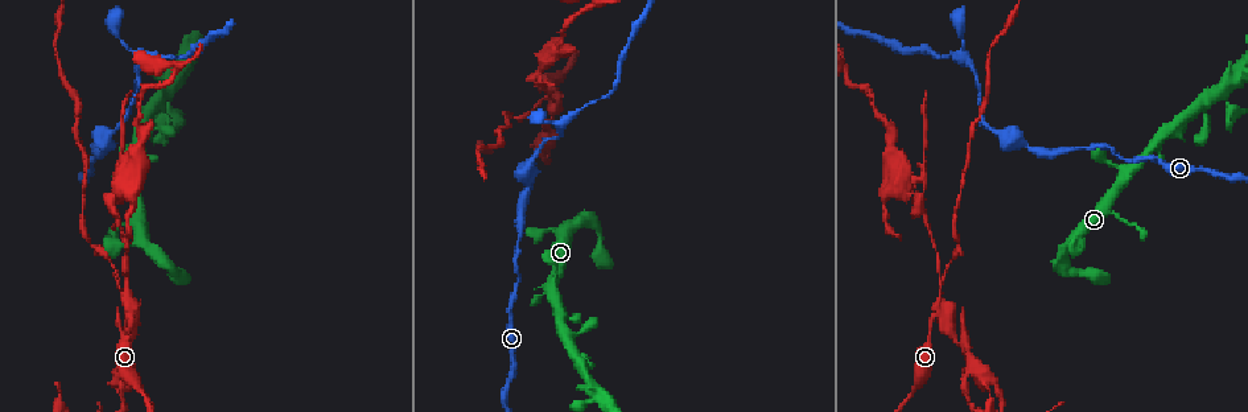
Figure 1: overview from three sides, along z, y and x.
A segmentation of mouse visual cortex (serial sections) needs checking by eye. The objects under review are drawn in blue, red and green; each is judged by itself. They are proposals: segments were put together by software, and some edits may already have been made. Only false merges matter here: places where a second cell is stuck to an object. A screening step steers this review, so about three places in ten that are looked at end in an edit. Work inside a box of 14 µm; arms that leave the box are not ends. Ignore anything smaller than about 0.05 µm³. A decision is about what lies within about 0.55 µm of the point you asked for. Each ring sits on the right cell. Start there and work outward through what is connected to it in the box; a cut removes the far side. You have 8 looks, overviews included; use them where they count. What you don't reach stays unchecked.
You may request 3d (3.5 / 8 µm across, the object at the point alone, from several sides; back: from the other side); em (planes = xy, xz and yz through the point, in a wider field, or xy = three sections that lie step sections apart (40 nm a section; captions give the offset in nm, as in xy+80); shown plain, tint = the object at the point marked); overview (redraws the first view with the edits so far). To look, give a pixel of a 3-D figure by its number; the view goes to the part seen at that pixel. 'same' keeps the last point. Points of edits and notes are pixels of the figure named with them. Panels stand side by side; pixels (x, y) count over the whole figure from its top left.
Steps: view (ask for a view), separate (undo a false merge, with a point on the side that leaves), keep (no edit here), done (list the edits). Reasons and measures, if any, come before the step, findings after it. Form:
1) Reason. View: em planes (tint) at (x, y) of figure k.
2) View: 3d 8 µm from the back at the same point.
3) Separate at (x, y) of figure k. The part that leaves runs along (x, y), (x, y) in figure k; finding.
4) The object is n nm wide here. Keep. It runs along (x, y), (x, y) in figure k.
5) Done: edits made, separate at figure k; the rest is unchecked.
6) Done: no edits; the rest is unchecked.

Three arms meet. View: 3d 3.5 µm at (937, 309) of figure 1.

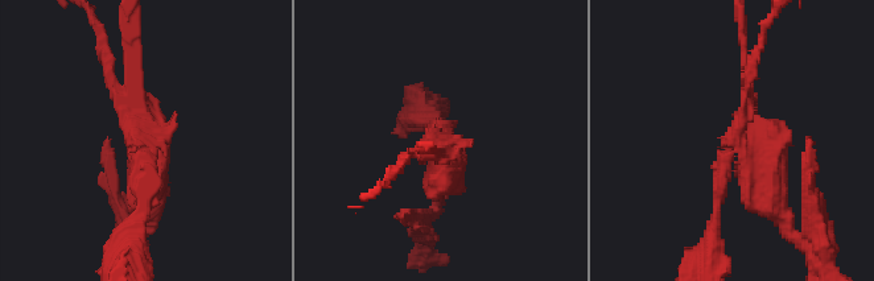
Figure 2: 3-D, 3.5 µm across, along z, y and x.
View: em xy step 3 (tint) at (150, 138) of figure 2.

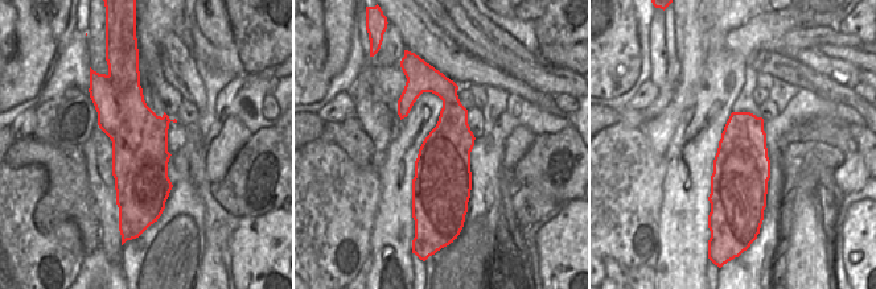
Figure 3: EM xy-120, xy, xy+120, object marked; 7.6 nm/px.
3 arms meet here; the arms are 150, 150, 450 nm wide. Separate at (783, 158) of figure 2. The part that leaves runs along (131, 95), (131, 31) in figure 2; two cells meet here.

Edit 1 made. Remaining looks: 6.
View: overview.

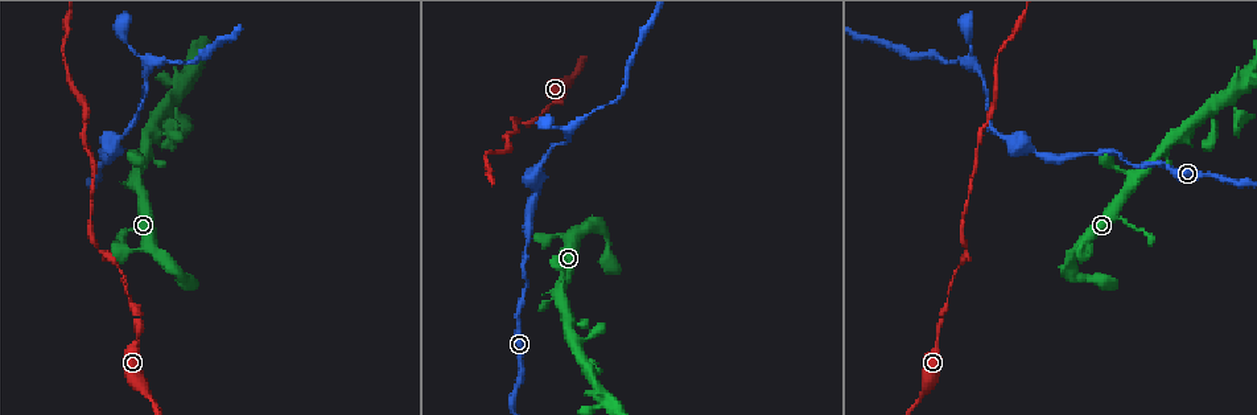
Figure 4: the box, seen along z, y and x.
Sharp bend. View: 3d 3.5 µm at (562, 286) of figure 4.

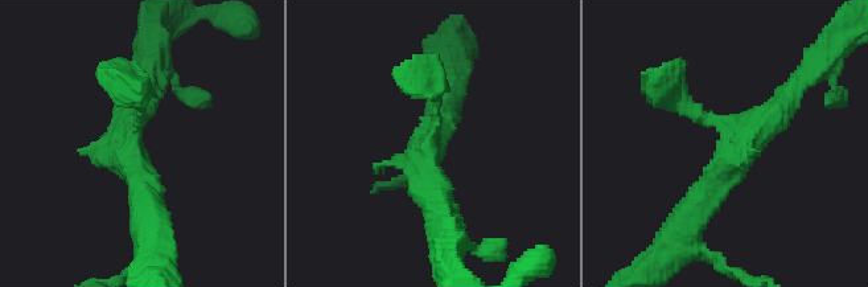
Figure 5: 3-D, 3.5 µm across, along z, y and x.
View: em planes (tint) at (425, 153) of figure 5.

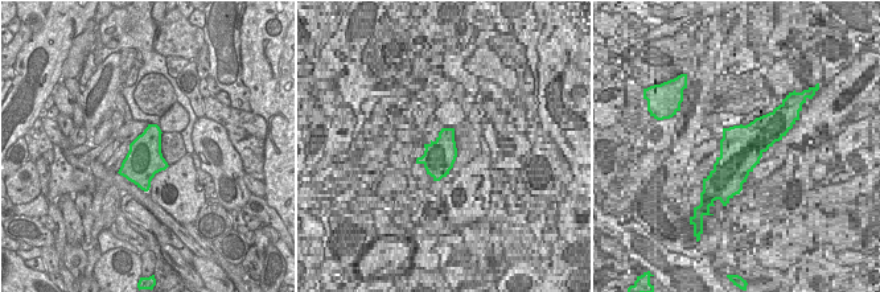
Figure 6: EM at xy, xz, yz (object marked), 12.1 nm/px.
Keep. It runs along (683, 221), (799, 83) in figure 5; one cell here.

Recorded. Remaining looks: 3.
A narrow waist. View: 3d 3.5 µm at (1214, 122) of figure 4.

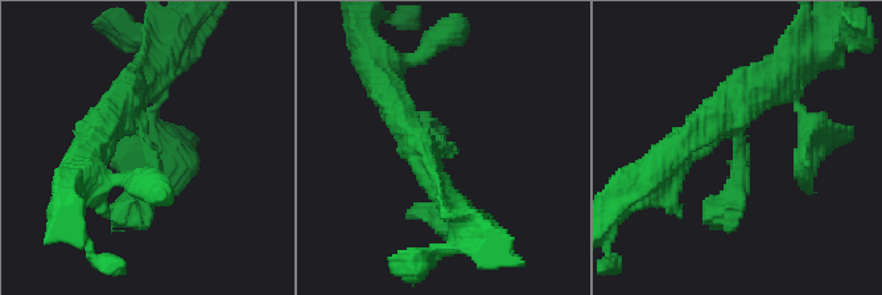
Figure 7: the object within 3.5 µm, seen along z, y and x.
Keep. All the same cell.

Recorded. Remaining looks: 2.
Done: edits made, separate at figure 2; the rest is unchecked.

